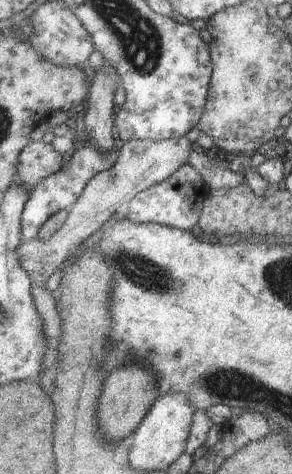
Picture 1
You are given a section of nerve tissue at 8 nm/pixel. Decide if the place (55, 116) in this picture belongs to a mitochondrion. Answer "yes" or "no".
no

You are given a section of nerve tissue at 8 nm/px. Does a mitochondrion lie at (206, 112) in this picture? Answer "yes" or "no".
no

